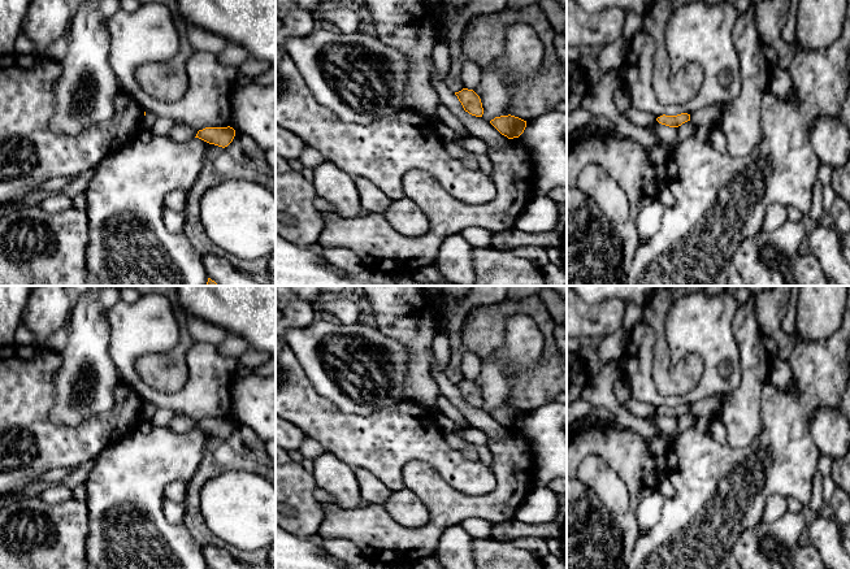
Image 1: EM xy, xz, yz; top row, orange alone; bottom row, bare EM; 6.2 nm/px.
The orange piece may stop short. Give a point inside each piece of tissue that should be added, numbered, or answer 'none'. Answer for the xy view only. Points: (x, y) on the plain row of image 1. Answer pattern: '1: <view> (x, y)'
none

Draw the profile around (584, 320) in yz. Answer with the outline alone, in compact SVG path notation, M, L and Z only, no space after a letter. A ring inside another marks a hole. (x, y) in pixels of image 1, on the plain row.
M567 286L567 338L598 338L621 329L628 304L620 299L587 303Z

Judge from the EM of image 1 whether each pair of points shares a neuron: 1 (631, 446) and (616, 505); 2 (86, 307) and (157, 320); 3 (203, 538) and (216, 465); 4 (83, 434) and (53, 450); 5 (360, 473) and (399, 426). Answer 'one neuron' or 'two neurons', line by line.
1: two neurons
2: two neurons
3: one neuron
4: one neuron
5: two neurons

